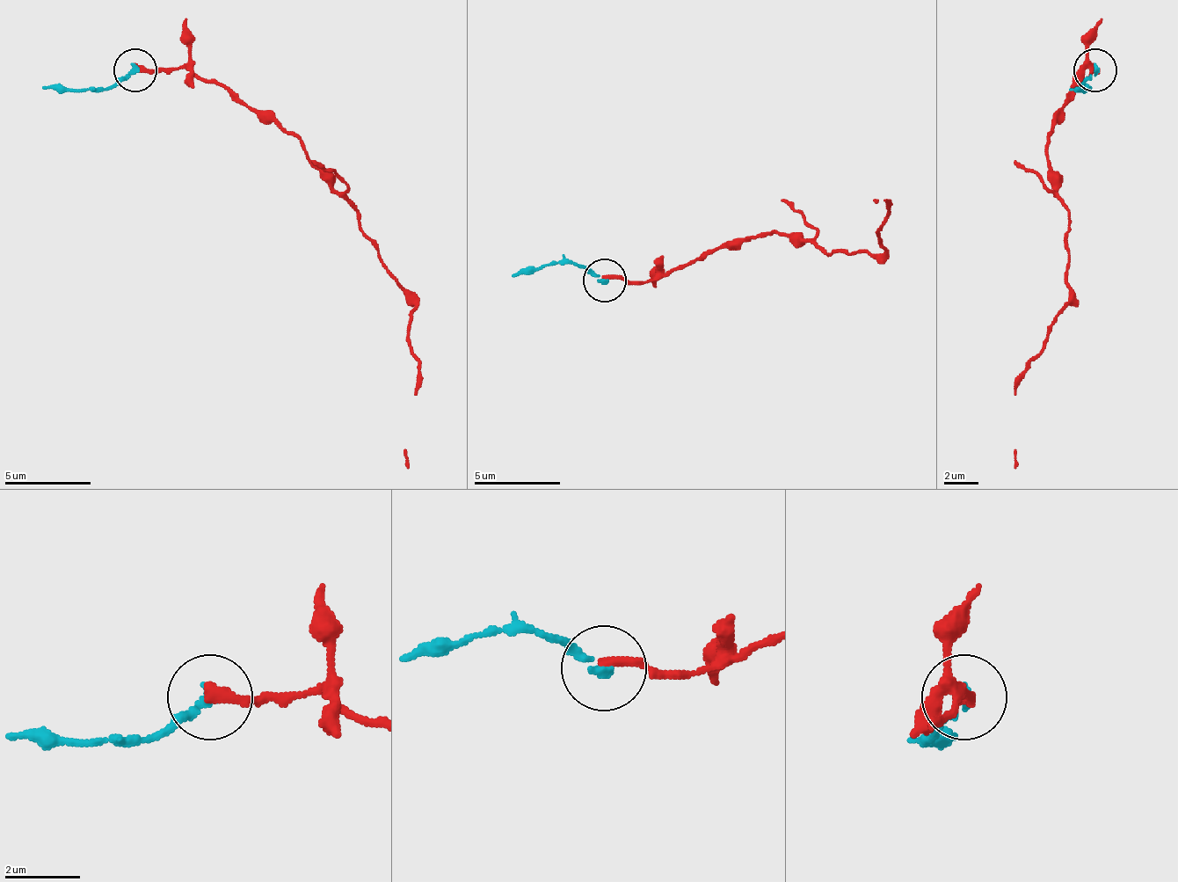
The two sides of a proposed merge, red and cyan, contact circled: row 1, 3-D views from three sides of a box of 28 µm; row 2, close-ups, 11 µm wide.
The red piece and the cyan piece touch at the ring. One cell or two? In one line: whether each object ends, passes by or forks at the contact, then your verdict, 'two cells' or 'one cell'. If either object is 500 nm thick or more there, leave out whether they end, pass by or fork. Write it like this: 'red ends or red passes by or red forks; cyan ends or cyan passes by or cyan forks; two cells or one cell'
red ends; cyan ends; one cell

